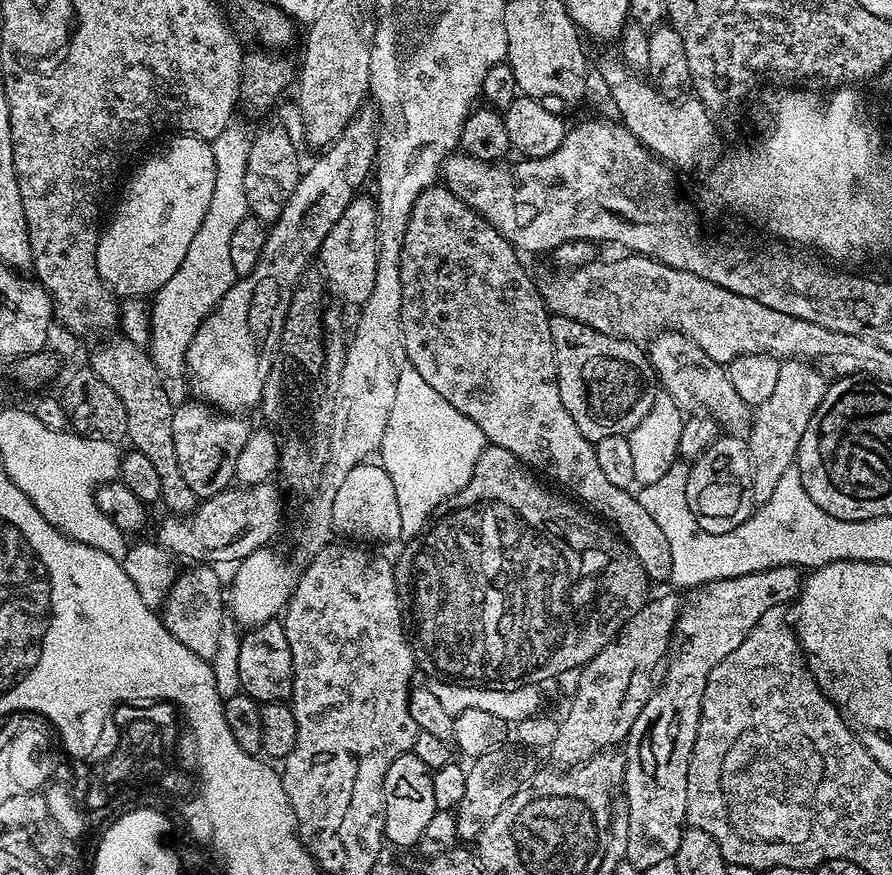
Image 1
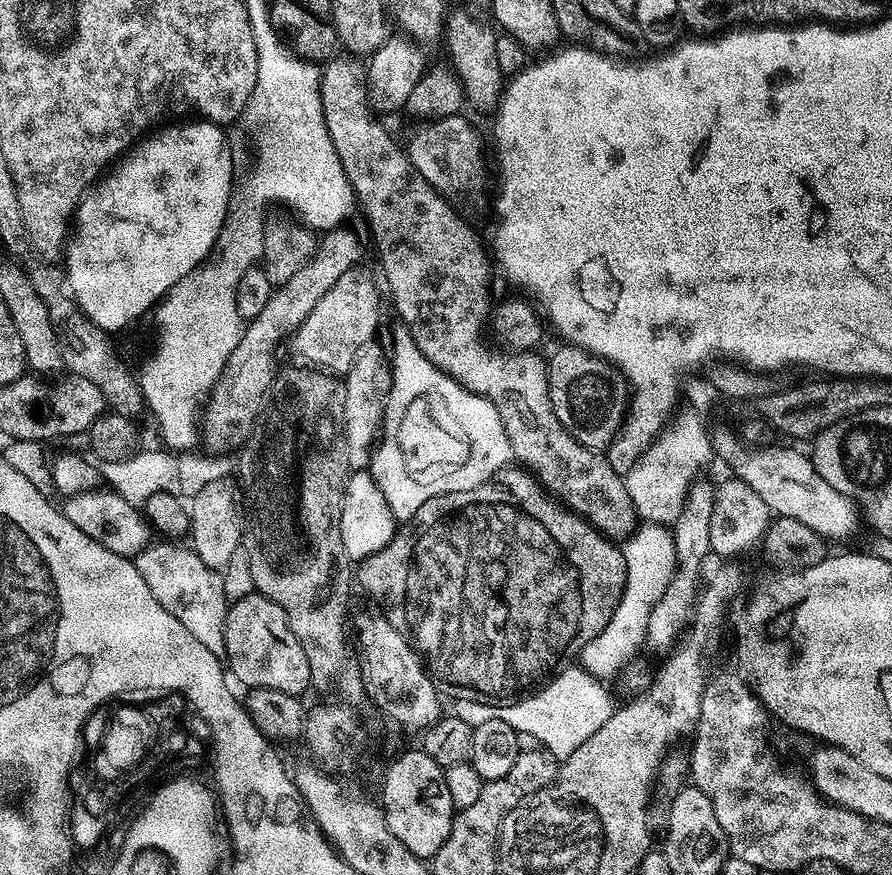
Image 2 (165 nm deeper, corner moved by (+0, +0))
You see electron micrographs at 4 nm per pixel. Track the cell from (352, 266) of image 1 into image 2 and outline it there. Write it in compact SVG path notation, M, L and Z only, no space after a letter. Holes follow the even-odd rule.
M362 266L342 274L338 281L315 303L292 343L311 365L334 374L344 374L374 336L380 320L380 298L375 282Z

